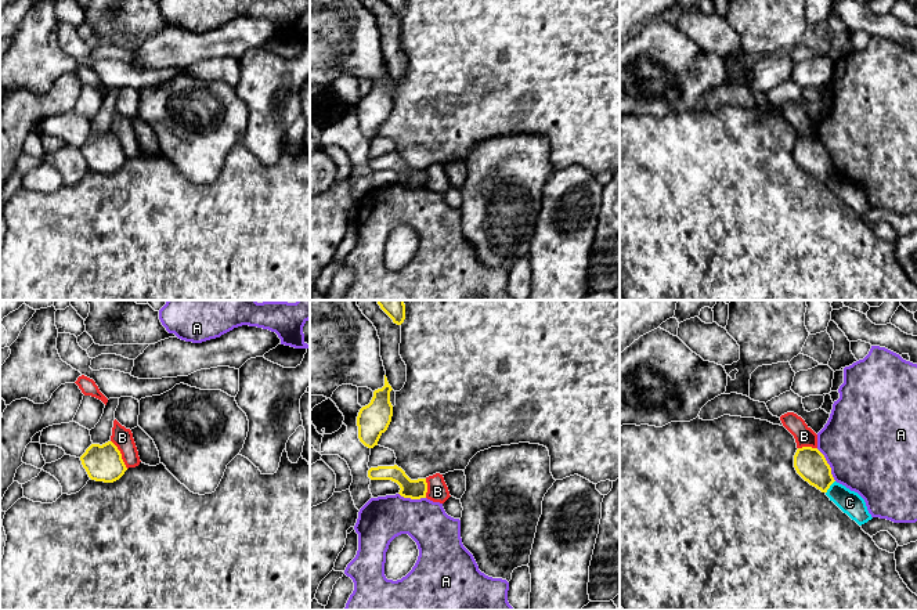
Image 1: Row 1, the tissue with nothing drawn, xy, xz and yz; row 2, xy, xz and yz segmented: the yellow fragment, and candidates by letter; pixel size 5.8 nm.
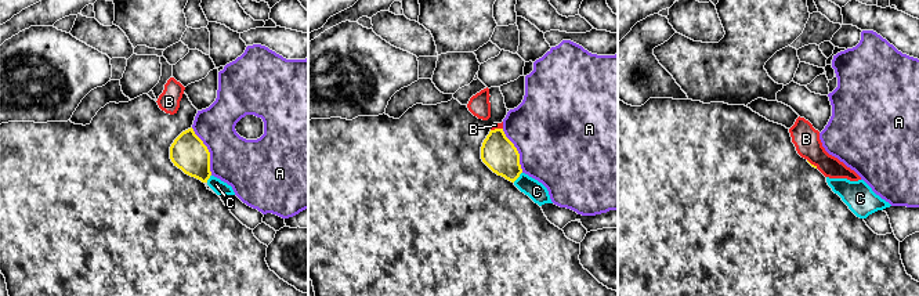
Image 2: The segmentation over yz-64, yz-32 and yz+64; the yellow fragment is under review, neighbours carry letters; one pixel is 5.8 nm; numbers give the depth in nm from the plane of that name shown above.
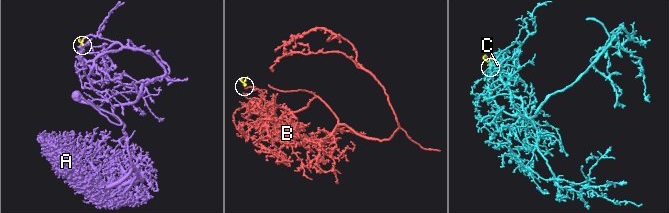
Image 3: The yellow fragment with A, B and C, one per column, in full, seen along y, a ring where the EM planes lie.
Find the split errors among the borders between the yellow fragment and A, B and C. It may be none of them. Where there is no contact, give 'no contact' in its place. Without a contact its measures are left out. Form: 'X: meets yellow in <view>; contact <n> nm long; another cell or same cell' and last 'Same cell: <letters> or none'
A: meets yellow in yz; contact 220 nm long; another cell
B: meets yellow in xy; contact 190 nm long; another cell
C: meets yellow in yz; contact 90 nm long; another cell
Same cell: none

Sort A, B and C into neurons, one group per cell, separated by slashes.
A / B / C

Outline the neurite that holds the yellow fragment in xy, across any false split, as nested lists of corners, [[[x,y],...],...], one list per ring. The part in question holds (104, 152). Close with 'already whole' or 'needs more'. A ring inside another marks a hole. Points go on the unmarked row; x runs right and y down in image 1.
[[[112,131],[91,134],[80,151],[89,167],[95,172],[113,173],[127,160],[120,141]]] | already whole

